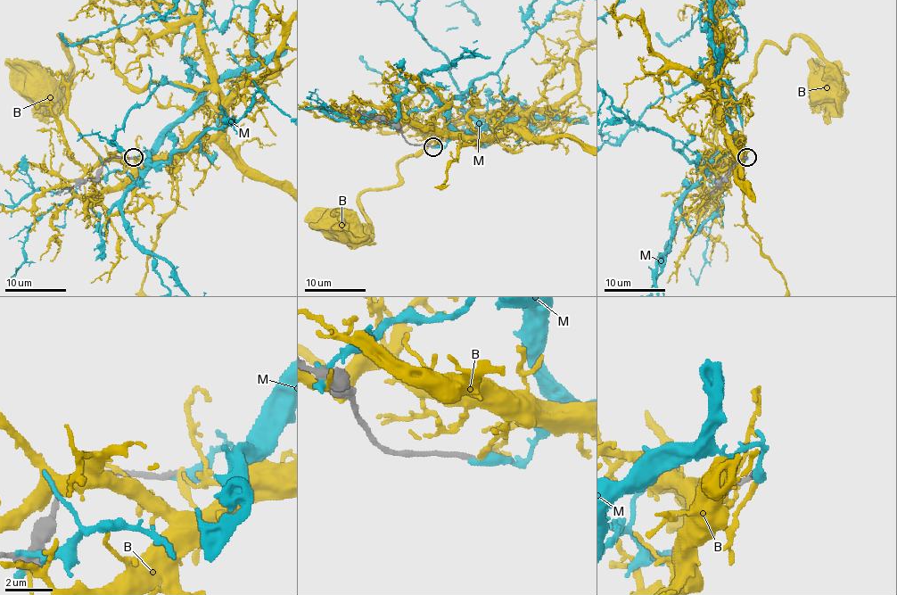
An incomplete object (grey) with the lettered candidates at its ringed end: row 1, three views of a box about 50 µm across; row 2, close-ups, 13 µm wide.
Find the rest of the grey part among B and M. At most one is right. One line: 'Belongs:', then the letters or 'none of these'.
Belongs: none of these

